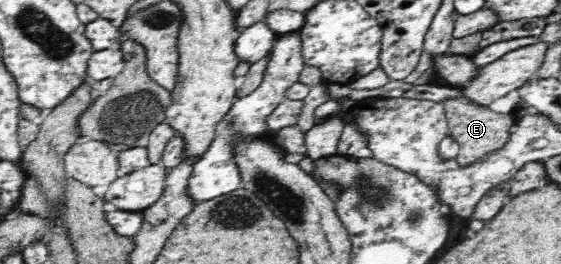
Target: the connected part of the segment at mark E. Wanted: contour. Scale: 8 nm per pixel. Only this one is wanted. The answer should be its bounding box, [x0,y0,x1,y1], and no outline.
[442,97,516,166]

